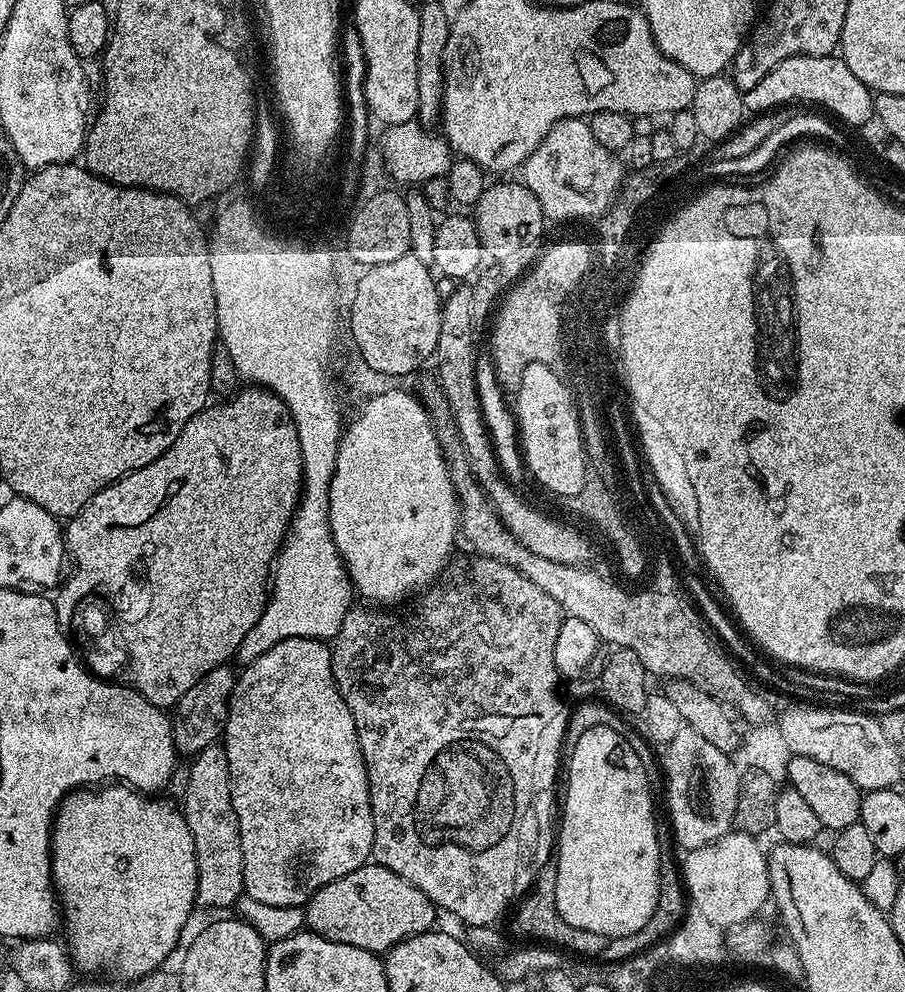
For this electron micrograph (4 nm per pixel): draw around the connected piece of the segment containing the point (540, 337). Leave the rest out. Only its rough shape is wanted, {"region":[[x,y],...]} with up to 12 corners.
{"region":[[580,240],[535,257],[498,304],[490,359],[515,394],[526,366],[565,367],[562,321],[594,263]]}

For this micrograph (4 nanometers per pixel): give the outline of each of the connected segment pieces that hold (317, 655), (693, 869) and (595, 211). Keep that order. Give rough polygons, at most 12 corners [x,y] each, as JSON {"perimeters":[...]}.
{"perimeters":[[[323,640],[237,675],[244,895],[308,903],[374,818]],[[739,830],[691,849],[686,892],[736,929],[772,887],[761,841]],[[587,119],[560,120],[522,183],[549,221],[599,218],[626,179]]]}

